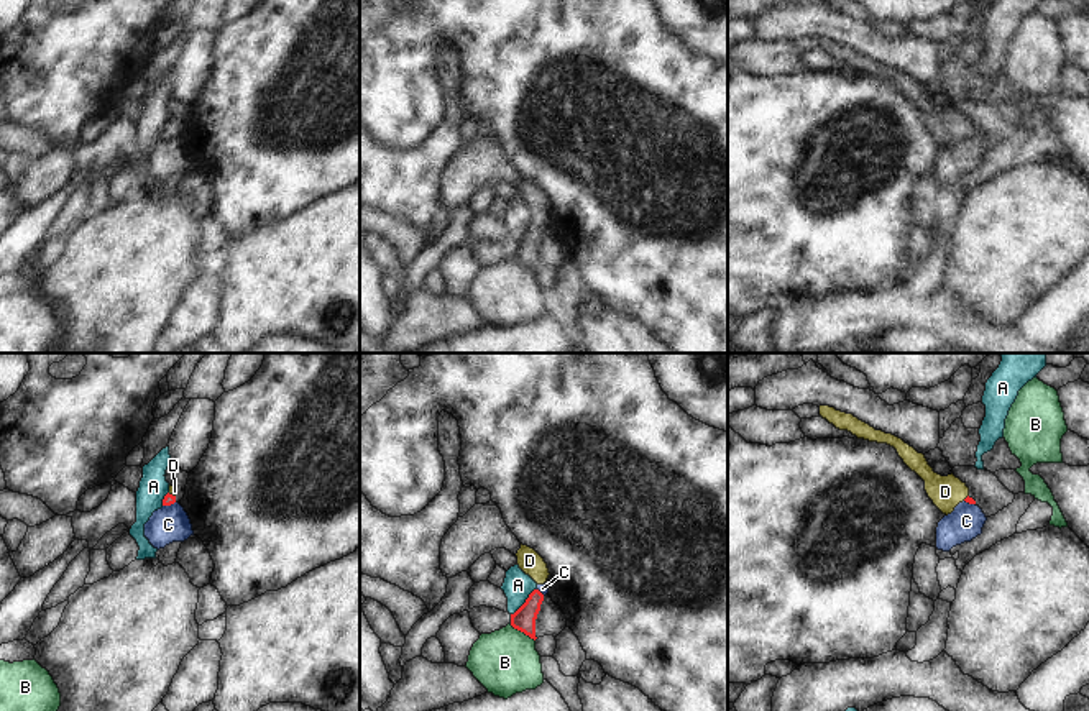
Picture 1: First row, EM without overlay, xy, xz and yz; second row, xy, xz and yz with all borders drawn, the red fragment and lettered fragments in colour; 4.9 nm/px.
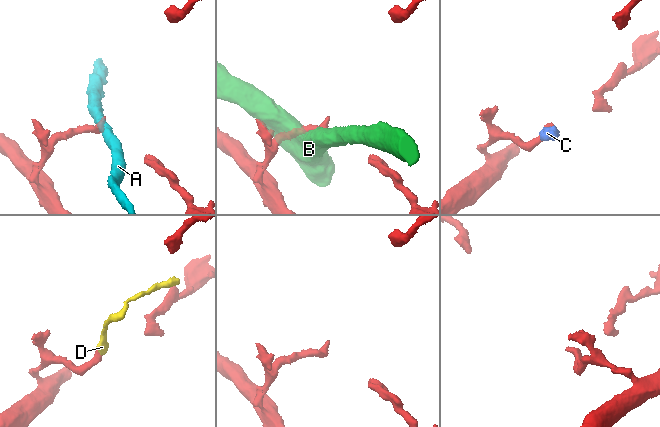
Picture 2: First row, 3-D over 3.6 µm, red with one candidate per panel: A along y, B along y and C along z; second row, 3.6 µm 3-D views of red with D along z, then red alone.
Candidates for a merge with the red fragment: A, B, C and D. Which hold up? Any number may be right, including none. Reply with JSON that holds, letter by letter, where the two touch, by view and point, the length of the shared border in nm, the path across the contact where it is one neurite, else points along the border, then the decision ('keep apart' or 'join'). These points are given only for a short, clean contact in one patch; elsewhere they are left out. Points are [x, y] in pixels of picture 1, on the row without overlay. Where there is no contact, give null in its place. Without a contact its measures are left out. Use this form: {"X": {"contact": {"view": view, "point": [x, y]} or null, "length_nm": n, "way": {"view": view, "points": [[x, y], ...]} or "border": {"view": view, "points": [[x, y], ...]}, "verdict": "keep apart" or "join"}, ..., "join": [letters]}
{"A": {"contact": {"view": "xz", "point": [526, 233]}, "length_nm": 180, "border": {"view": "xz", "points": [[534, 220], [511, 247]]}, "verdict": "keep apart"}, "B": {"contact": {"view": "xz", "point": [523, 263]}, "length_nm": 150, "verdict": "keep apart"}, "C": {"contact": {"view": "xy", "point": [168, 137]}, "length_nm": 70, "border": {"view": "xy", "points": [[174, 133], [163, 138]]}, "verdict": "keep apart"}, "D": {"contact": {"view": "xy", "point": [171, 127]}, "length_nm": 40, "way": {"view": "xy", "points": [[168, 132], [171, 127], [173, 123]]}, "verdict": "join"}, "join": ["D"]}

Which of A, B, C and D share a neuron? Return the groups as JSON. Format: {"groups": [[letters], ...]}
{"groups": [["A"], ["B"], ["C"], ["D"]]}

